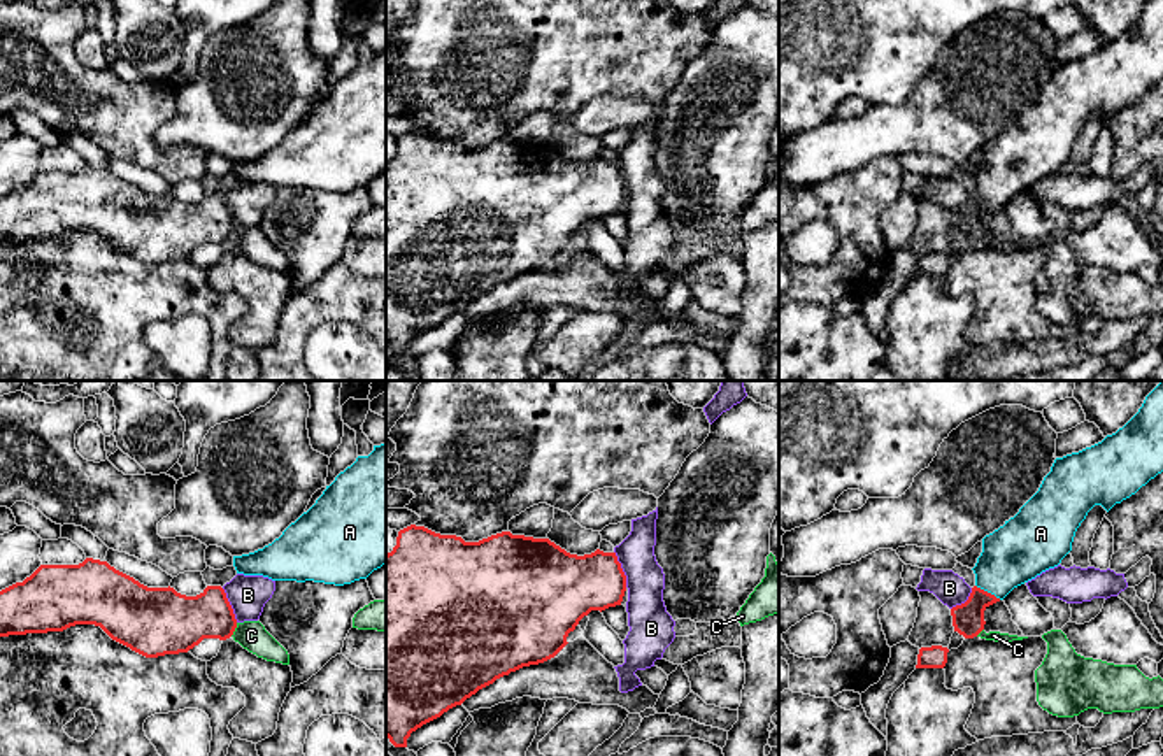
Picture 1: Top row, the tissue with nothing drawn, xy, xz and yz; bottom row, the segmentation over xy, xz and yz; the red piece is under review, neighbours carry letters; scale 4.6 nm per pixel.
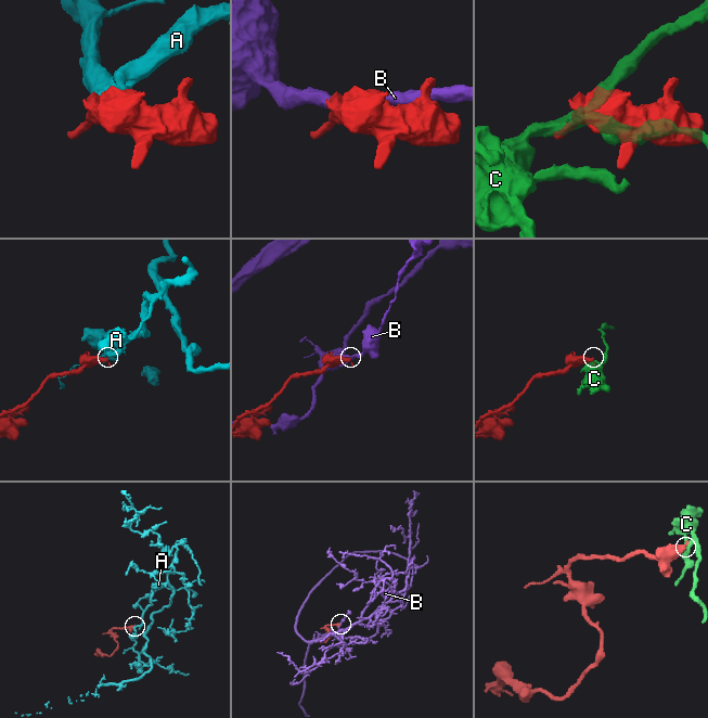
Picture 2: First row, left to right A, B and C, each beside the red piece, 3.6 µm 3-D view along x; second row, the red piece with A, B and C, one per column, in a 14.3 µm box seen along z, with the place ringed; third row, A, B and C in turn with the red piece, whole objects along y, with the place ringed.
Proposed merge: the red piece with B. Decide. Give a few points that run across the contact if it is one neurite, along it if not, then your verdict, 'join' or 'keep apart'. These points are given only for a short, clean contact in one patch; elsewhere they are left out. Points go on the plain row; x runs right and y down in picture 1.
line xz (614, 158), (627, 193); keep apart

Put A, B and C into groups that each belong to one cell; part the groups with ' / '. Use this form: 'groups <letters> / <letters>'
groups A / B / C

